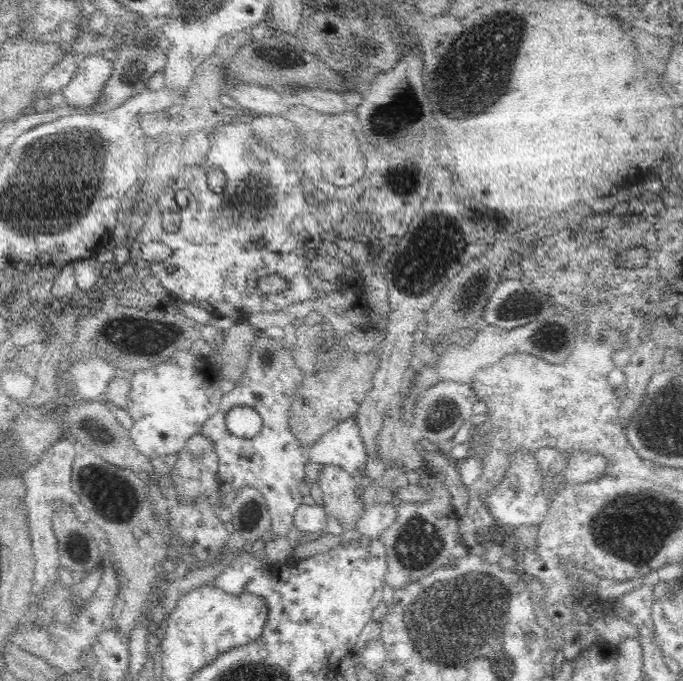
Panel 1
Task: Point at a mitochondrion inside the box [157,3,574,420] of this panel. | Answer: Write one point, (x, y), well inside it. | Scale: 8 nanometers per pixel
(477, 66)

